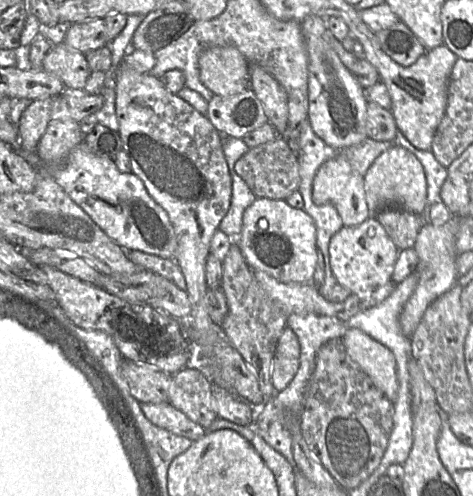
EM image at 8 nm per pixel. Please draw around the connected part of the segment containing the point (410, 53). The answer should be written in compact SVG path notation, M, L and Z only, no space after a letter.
M401 21L376 32L376 35L381 49L403 67L411 66L427 52L416 35Z

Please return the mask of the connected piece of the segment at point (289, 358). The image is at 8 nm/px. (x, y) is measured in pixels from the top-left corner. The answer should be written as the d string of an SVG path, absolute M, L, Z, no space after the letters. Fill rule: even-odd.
M286 326L278 339L272 367L276 391L284 390L294 378L300 363L300 344L297 335Z

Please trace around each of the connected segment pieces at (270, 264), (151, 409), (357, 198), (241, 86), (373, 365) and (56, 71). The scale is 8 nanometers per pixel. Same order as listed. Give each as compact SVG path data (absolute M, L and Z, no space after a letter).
M257 197L243 213L242 230L236 241L252 270L266 272L283 283L312 283L317 261L316 226L303 209L292 208L285 200Z
M140 402L140 406L149 421L176 435L196 441L207 433L205 428L193 422L170 402L158 404Z
M341 154L324 162L313 179L312 199L316 205L332 204L344 226L356 226L371 217L365 197L364 177Z
M234 46L205 49L198 68L200 81L214 94L232 96L250 88L250 64Z
M347 328L342 342L348 357L394 404L398 396L399 384L393 353L368 334L356 328Z
M64 43L54 45L40 69L55 75L65 87L71 89L84 89L90 73L85 54Z

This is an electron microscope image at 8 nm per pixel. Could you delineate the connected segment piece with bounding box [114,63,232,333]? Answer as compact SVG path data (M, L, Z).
M121 63L114 73L115 110L119 123L118 133L122 150L130 158L132 173L141 179L148 193L168 214L177 239L175 261L185 277L191 312L190 326L198 333L221 332L205 307L207 283L205 266L210 253L210 242L231 203L232 180L222 149L222 137L209 118L199 113L189 103L168 91L161 80L149 73L140 73Z

